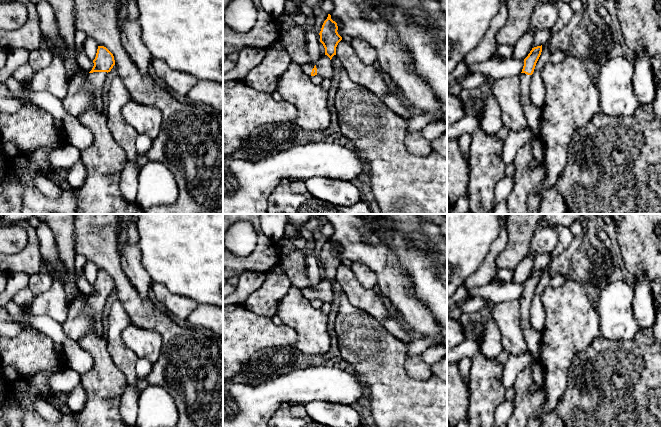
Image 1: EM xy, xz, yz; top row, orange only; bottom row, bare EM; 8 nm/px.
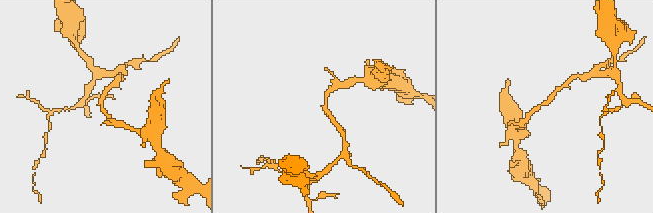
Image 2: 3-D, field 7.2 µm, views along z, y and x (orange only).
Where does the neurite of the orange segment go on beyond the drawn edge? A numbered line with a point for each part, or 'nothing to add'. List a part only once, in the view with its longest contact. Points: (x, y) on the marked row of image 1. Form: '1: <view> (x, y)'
1: xz (324, 67)

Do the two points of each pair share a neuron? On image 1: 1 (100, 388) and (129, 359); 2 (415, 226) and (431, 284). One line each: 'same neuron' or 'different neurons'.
1: different neurons
2: same neuron

